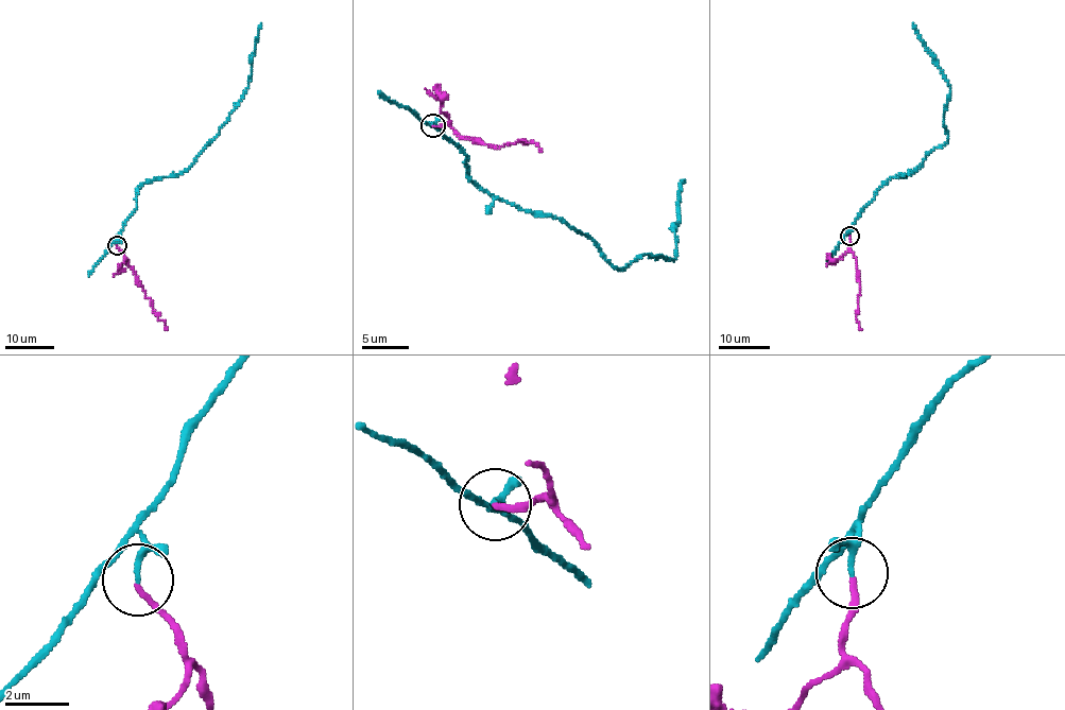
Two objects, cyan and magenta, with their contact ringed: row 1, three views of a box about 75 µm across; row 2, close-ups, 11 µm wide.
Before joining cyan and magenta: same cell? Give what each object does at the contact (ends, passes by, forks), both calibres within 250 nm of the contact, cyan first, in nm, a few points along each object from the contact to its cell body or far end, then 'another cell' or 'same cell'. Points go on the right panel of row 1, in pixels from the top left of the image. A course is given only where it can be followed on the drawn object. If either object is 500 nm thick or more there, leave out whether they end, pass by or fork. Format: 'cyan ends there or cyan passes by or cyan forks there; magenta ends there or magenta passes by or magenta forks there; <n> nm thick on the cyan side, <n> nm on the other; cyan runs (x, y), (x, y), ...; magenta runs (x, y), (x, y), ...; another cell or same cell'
cyan passes by; magenta ends there; 130 nm thick on the cyan side, 190 nm on the other; cyan runs (851, 237), (875, 192), (892, 177), (915, 171), (947, 141), (943, 117), (948, 81), (913, 23); magenta runs (851, 237), (848, 248), (857, 264), (860, 294), (855, 314), (861, 330); another cell

